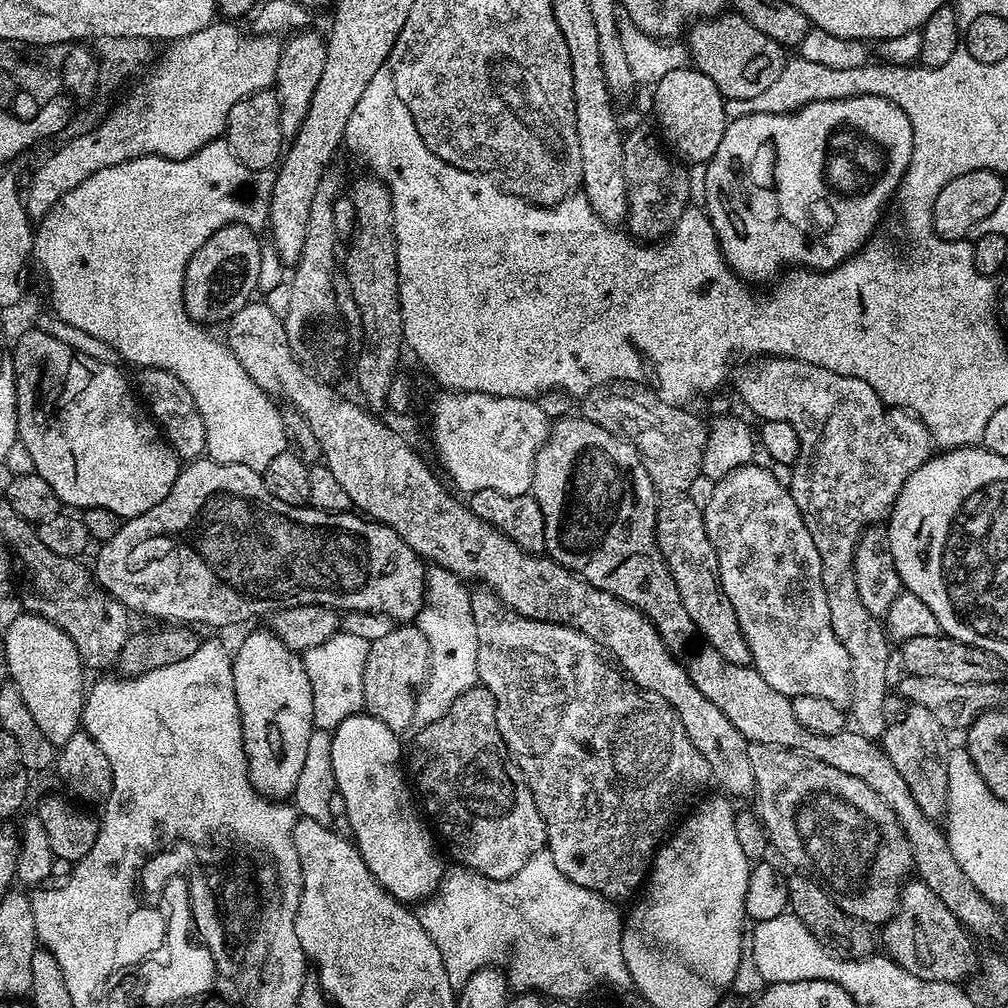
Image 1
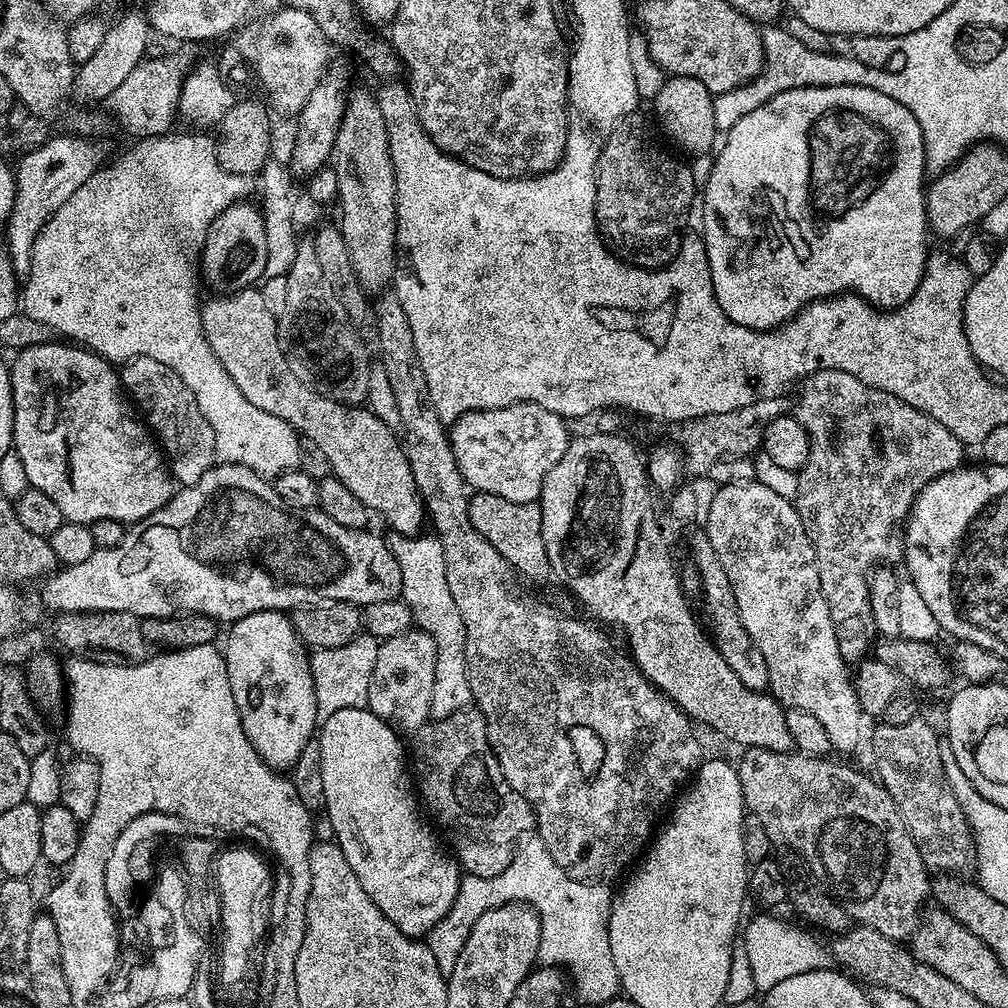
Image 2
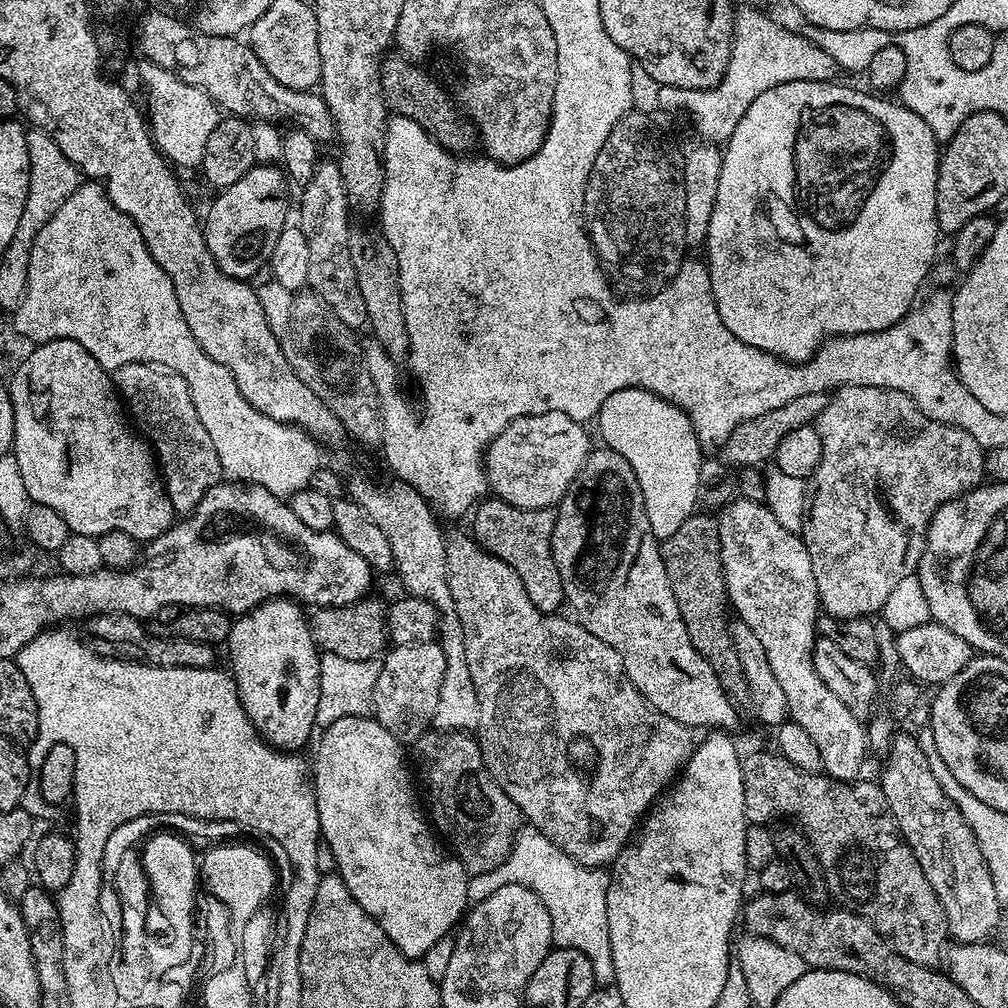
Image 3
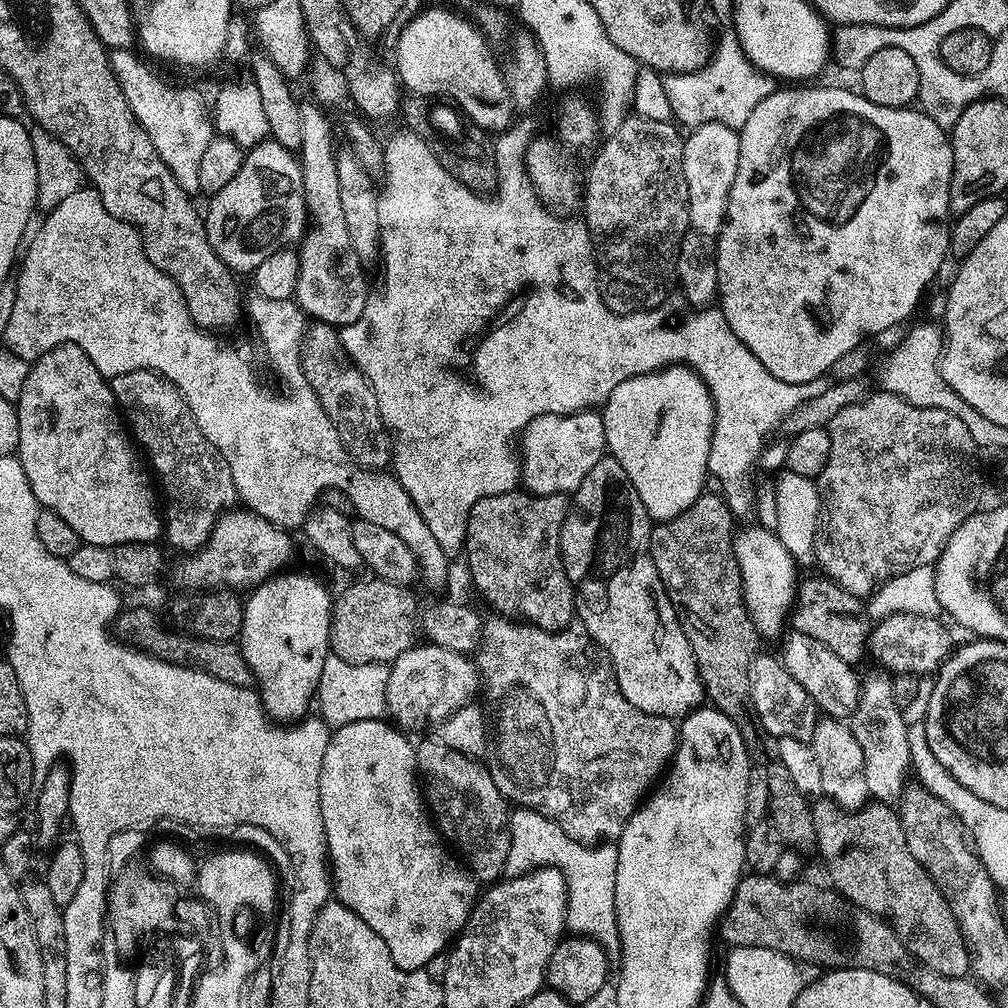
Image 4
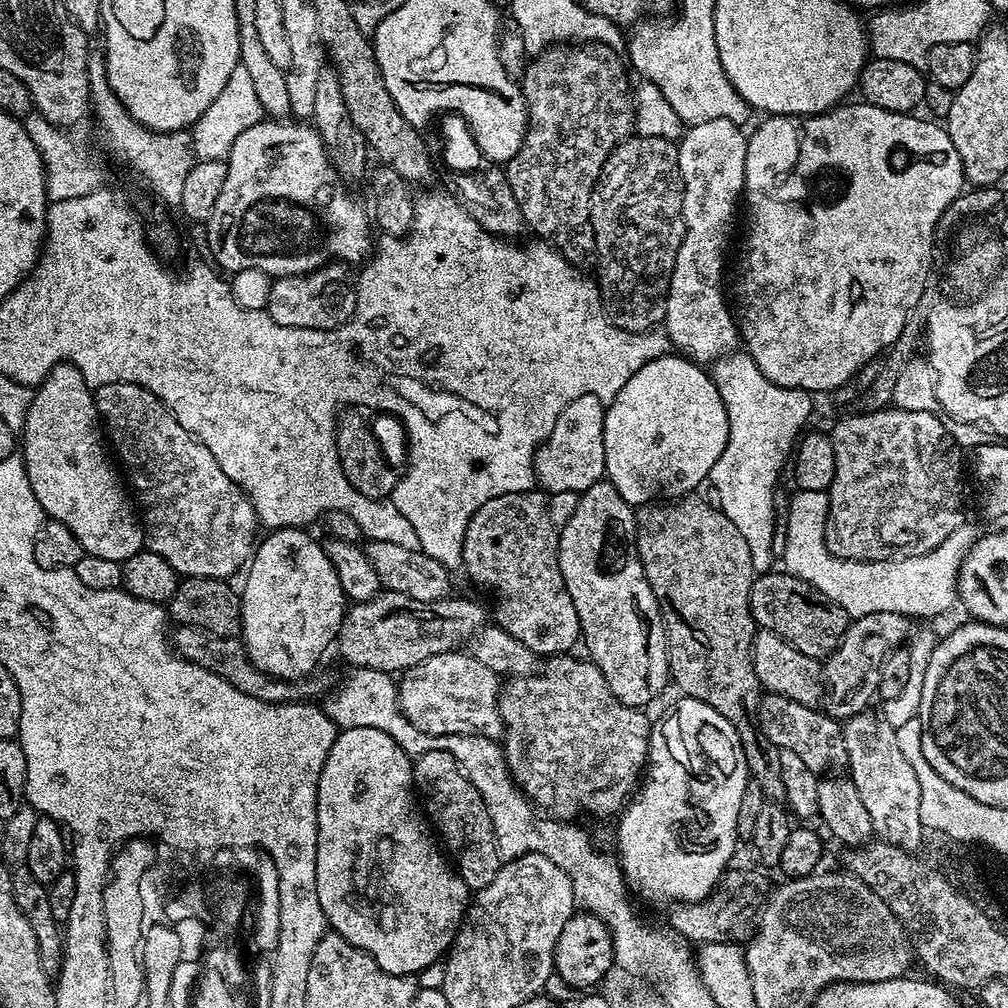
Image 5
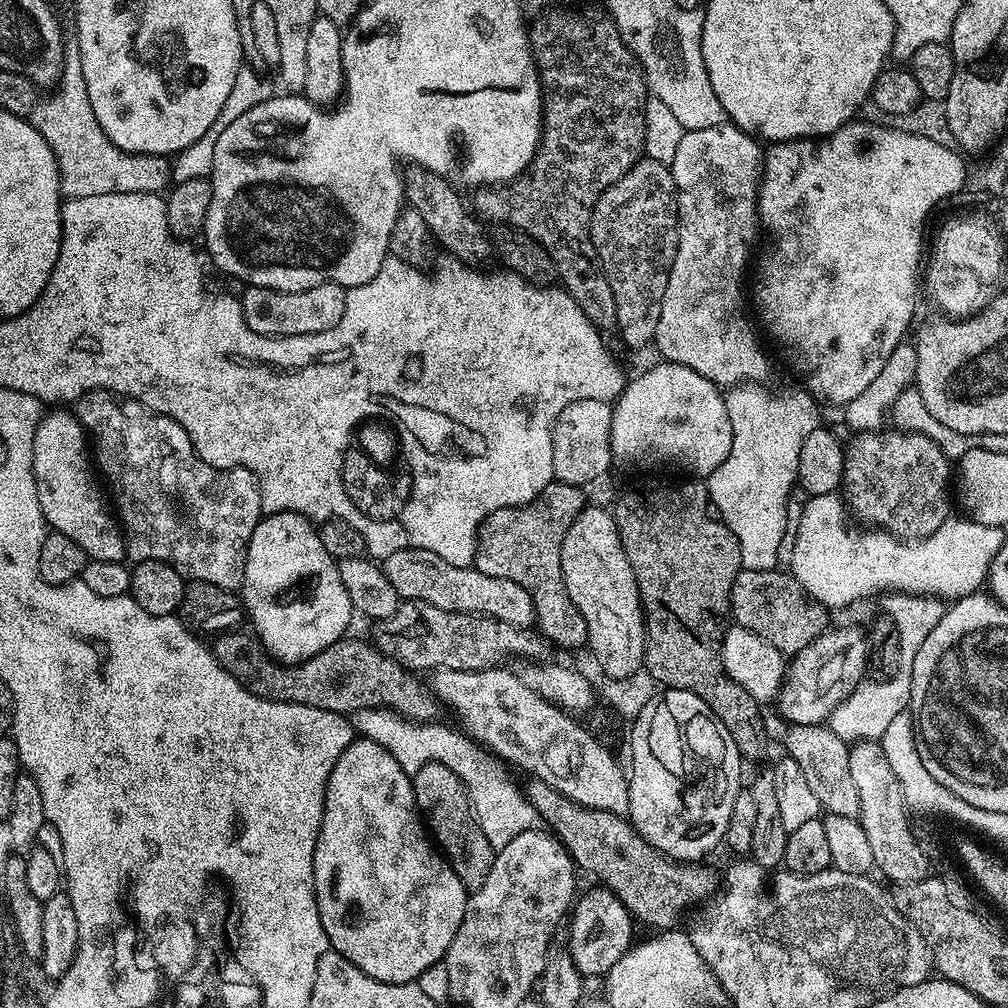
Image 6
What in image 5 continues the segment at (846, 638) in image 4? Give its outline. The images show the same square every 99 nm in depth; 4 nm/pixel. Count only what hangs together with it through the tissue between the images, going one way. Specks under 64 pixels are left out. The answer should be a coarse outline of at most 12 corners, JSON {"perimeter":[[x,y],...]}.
{"perimeter":[[789,572],[757,575],[763,631],[807,656],[844,636],[842,606]]}

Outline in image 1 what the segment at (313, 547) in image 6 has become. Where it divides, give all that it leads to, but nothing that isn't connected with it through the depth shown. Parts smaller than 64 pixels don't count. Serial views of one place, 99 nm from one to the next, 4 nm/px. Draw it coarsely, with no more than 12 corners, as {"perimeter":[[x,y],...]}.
{"perimeter":[[271,630],[234,648],[250,782],[287,801],[314,733],[301,653]]}

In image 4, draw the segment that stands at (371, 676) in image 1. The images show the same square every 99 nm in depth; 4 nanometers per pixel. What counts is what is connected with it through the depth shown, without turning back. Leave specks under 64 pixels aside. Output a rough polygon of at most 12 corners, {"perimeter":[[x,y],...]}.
{"perimeter":[[420,642],[388,669],[401,730],[433,726],[481,687],[465,653]]}

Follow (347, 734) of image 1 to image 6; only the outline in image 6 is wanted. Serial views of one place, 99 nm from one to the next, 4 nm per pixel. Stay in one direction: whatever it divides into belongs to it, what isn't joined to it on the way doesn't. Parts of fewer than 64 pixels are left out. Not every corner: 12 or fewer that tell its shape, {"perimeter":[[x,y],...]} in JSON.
{"perimeter":[[353,739],[326,782],[314,890],[378,982],[441,963],[469,891],[412,778]]}

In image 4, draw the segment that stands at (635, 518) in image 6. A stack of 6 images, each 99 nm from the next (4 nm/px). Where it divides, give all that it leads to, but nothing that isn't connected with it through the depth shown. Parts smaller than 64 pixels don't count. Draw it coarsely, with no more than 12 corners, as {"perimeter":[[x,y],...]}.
{"perimeter":[[723,495],[659,521],[648,553],[707,703],[738,726],[787,847],[809,797],[750,698],[758,633]]}

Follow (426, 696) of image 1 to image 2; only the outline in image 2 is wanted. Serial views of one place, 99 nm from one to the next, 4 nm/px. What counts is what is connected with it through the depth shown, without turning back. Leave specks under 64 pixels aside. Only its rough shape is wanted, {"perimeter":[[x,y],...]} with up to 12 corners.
{"perimeter":[[392,534],[400,596],[434,638],[431,719],[469,707],[466,626],[435,535]]}

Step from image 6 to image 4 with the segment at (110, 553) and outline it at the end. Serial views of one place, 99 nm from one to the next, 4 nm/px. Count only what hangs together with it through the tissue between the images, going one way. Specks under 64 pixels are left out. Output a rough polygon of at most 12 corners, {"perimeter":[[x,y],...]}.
{"perimeter":[[31,361],[15,455],[41,509],[109,550],[162,516],[109,381]]}

